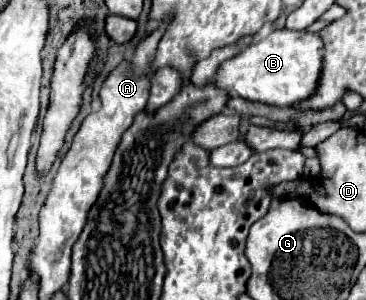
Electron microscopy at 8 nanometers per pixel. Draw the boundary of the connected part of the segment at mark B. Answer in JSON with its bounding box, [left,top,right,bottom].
[214,30,324,106]

